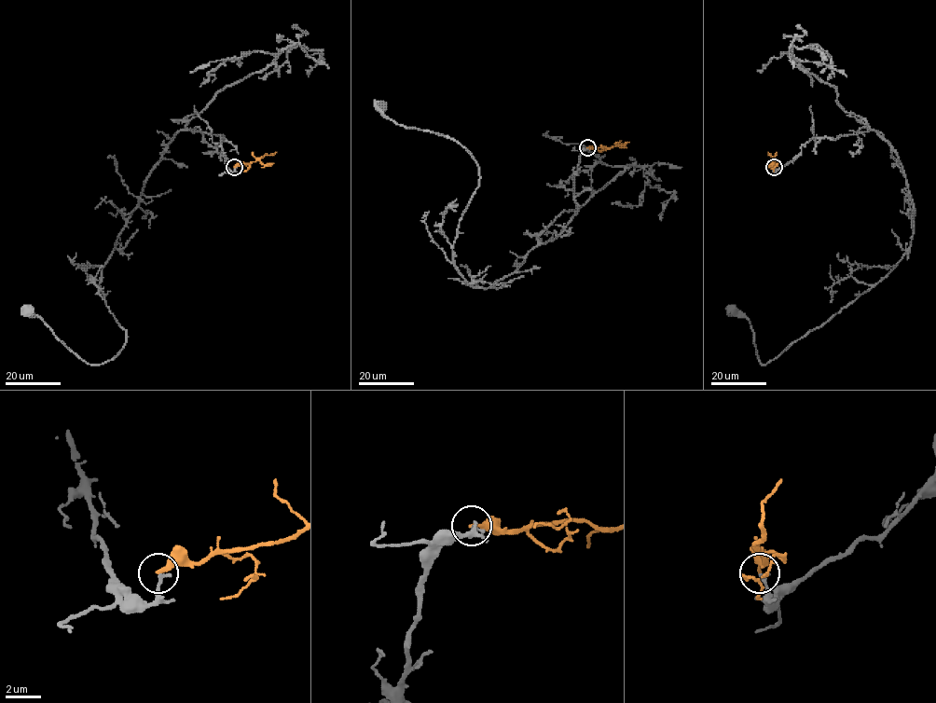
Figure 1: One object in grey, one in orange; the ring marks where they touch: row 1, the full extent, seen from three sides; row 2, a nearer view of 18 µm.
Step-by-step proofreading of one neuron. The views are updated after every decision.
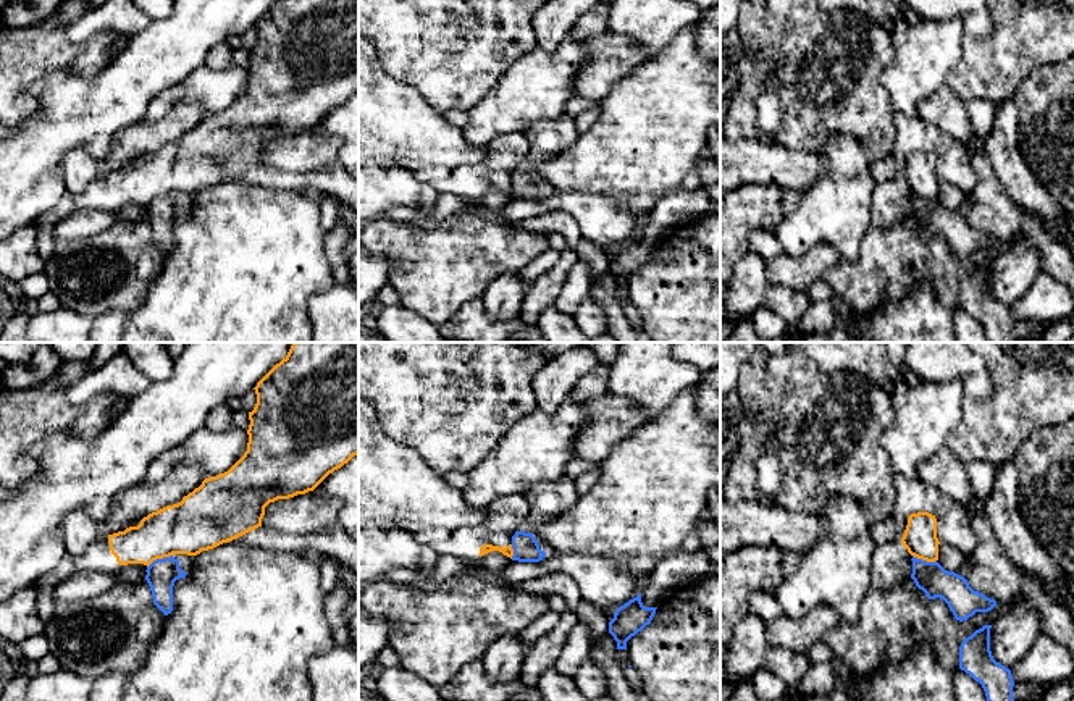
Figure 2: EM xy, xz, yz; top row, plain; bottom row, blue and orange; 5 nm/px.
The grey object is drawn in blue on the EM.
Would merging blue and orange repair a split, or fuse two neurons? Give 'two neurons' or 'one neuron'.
two neurons

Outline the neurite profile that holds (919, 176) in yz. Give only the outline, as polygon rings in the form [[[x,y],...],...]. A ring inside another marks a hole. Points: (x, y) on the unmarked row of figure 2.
[[[929,150],[911,152],[901,176],[908,191],[917,197],[938,199],[937,157]]]

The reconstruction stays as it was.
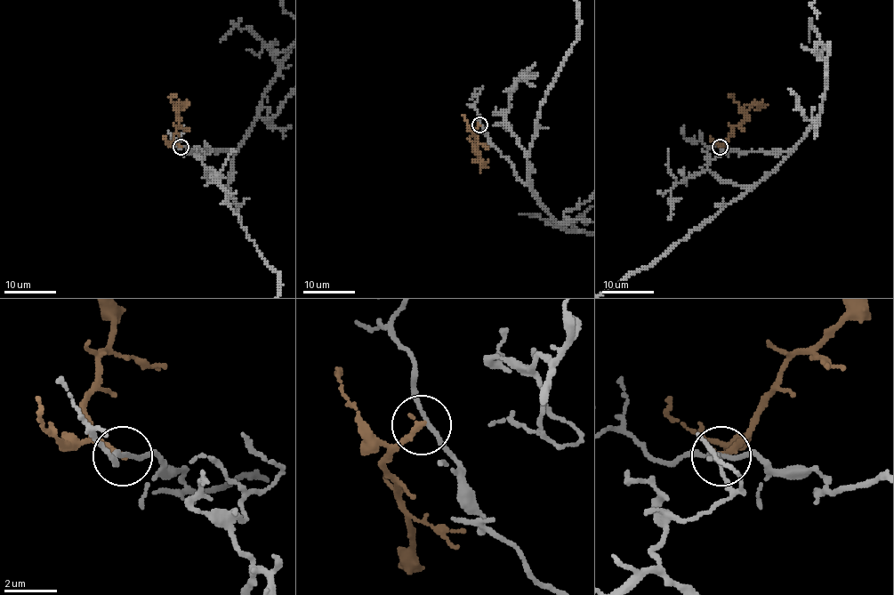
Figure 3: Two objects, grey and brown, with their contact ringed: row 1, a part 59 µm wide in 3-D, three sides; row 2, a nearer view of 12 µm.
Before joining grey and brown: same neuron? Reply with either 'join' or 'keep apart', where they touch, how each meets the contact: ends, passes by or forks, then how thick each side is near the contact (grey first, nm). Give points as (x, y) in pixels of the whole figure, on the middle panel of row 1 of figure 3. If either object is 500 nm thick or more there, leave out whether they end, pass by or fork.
keep apart | (479, 124) | grey passes by | brown ends | 140/240 nm

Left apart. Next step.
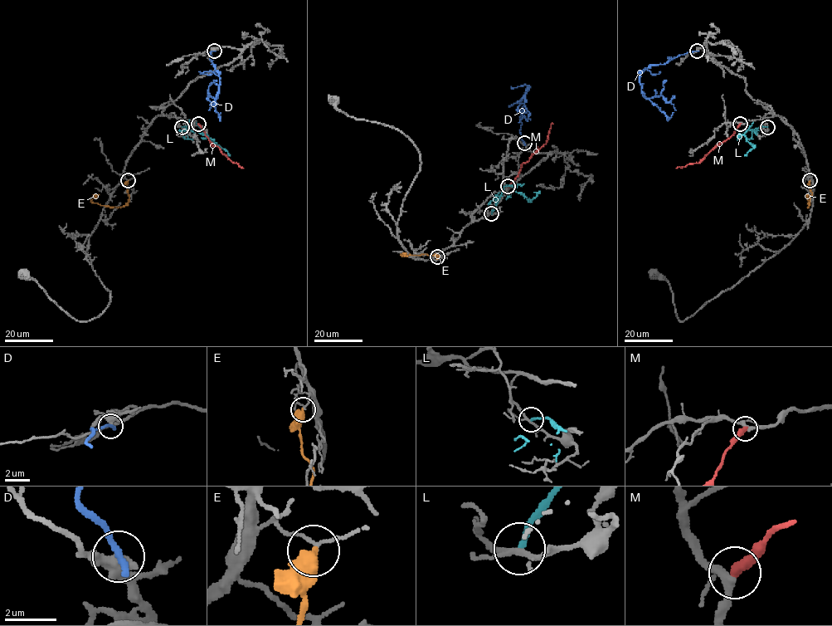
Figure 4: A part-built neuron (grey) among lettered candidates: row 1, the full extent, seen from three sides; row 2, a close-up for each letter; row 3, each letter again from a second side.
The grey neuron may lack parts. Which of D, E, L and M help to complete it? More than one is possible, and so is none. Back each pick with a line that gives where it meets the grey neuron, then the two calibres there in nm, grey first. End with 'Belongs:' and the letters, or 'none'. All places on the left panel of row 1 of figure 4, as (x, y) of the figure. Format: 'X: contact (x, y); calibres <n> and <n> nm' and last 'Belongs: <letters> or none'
Belongs: none

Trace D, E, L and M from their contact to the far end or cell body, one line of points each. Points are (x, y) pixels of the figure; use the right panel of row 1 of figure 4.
D: (697, 51), (671, 58), (664, 64), (650, 65), (640, 75), (643, 95), (646, 98), (661, 95), (675, 110)
E: (810, 181), (811, 194), (808, 207), (808, 194)
L: (767, 126), (739, 130), (746, 140), (755, 146), (746, 154)
M: (740, 124), (734, 133), (698, 163), (677, 168)

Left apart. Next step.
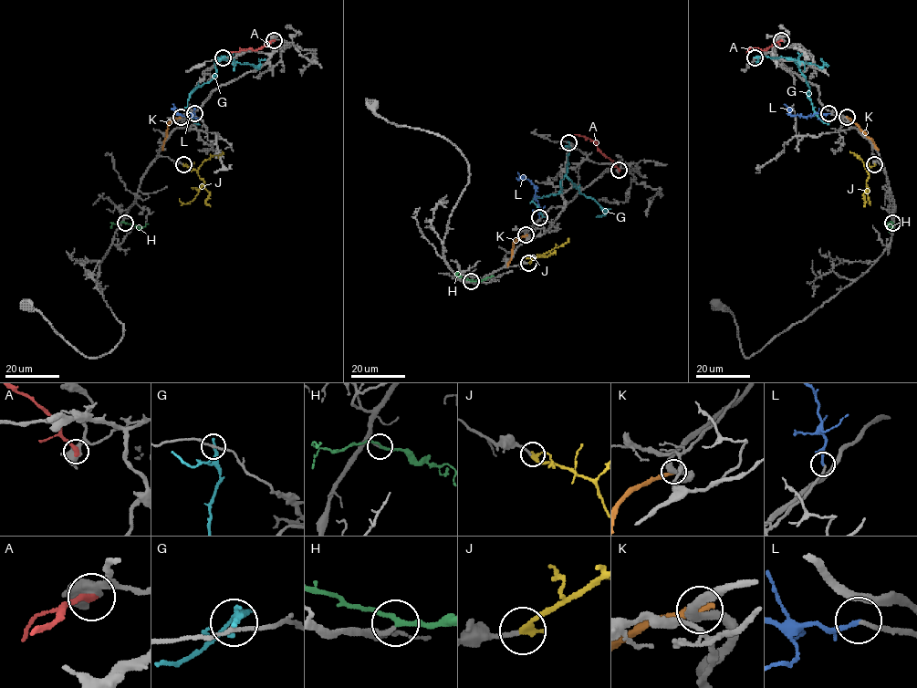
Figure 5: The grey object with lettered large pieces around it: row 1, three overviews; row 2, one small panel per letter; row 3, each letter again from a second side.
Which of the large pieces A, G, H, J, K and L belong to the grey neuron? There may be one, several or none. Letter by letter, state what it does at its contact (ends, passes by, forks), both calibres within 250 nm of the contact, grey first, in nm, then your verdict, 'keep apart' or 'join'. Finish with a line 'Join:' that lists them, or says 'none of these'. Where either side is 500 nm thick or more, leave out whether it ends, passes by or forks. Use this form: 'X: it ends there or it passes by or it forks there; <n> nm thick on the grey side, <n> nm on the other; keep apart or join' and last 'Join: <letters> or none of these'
A: it ends there; 460 nm thick on the grey side, 320 nm on the other; keep apart
G: it passes by; 160 nm thick on the grey side, 180 nm on the other; keep apart
H: it passes by; 180 nm thick on the grey side, 200 nm on the other; join
J: it ends there; 200 nm thick on the grey side, 300 nm on the other; join
K: it ends there; 380 nm thick on the grey side, 360 nm on the other; keep apart
L: it ends there; 110 nm thick on the grey side, 190 nm on the other; join
Join: H, J, L

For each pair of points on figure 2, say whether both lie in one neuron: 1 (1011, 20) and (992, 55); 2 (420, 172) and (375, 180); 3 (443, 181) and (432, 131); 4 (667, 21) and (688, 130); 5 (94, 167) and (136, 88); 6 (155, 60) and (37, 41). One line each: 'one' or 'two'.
1: one
2: two
3: two
4: two
5: two
6: two

